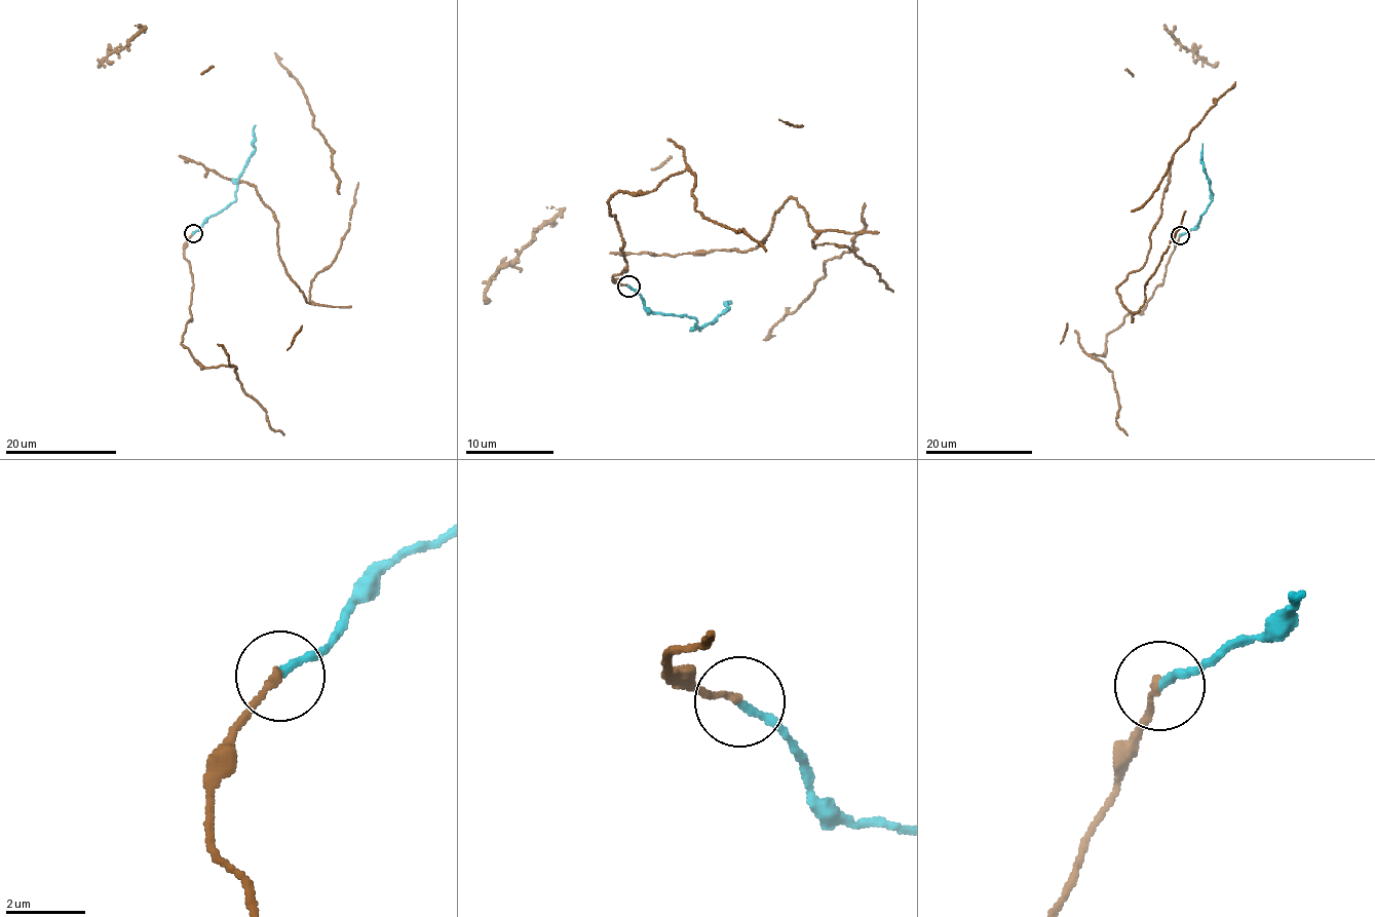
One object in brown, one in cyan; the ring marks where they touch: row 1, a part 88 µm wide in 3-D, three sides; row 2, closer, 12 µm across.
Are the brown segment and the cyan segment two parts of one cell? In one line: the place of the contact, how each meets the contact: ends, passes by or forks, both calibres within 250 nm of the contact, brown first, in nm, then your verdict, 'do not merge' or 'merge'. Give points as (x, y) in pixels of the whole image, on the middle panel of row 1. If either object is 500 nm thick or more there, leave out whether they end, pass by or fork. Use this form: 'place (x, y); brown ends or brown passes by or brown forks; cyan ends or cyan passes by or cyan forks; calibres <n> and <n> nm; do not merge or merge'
place (628, 287); brown ends; cyan ends; calibres 170 and 200 nm; merge

